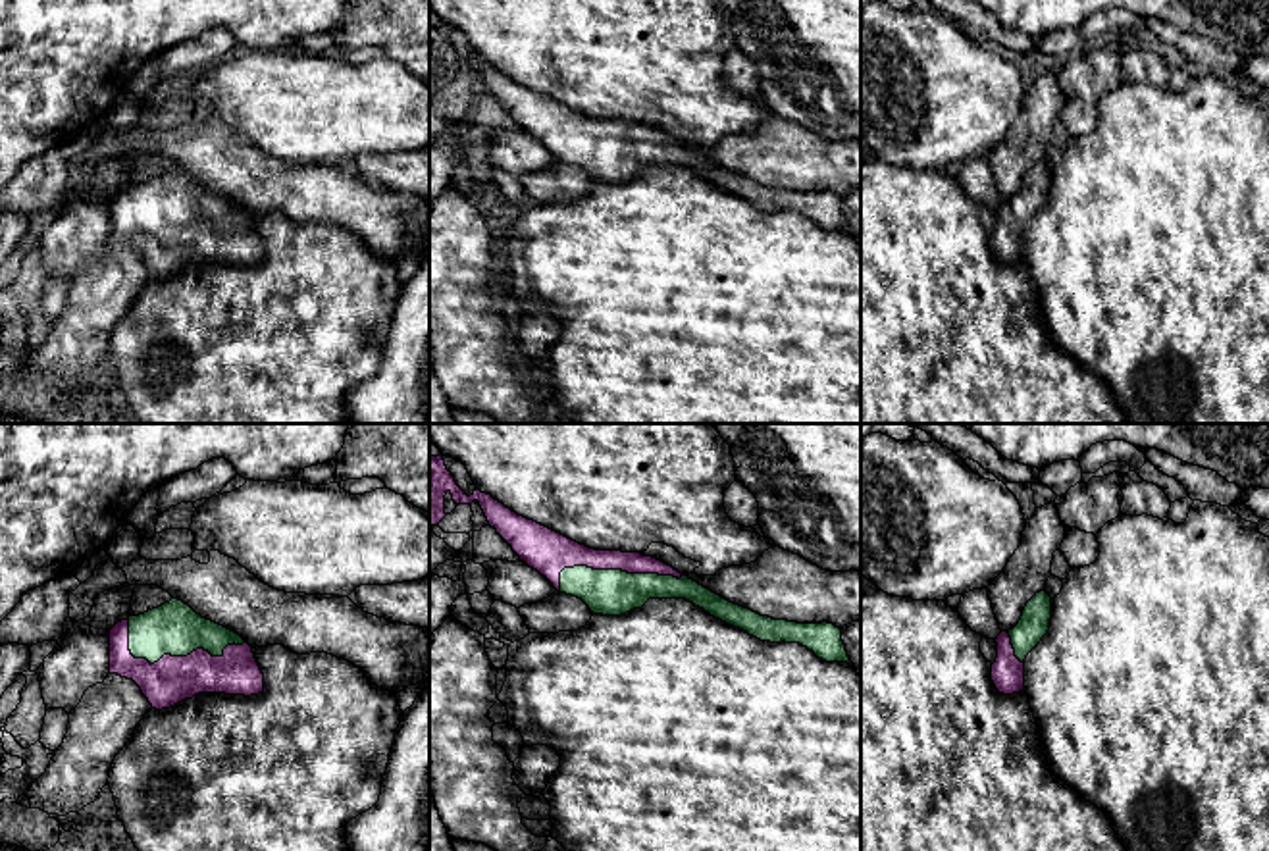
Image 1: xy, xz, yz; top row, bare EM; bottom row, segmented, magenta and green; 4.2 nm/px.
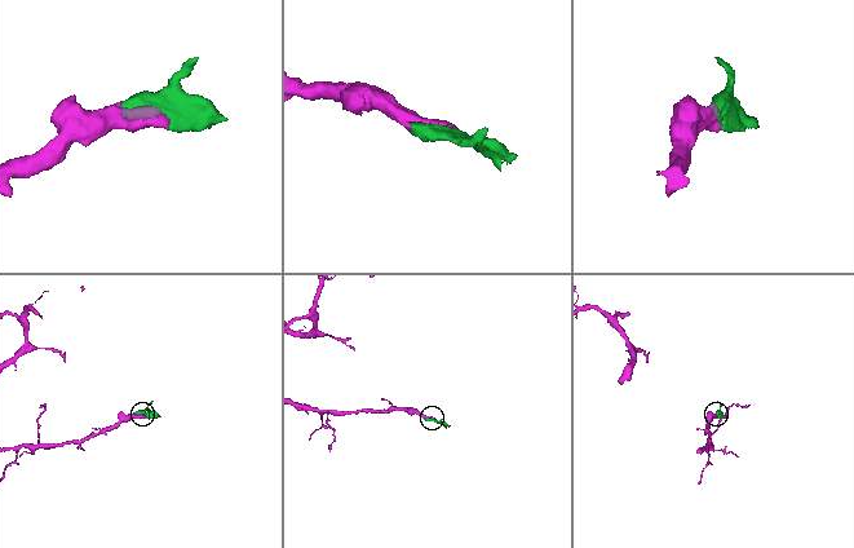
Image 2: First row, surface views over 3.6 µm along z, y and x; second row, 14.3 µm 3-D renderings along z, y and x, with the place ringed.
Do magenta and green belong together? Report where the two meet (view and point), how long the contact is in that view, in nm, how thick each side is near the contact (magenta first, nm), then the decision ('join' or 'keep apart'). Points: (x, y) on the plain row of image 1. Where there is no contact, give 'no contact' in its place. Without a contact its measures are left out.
contact xy (170, 224); length 500 nm; calibres 200 and 220 nm; join

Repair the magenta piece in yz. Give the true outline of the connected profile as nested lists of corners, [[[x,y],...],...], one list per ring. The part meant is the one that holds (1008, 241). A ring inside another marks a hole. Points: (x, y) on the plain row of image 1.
[[[1036,162],[1024,175],[1019,193],[996,208],[997,227],[992,233],[992,250],[1003,264],[1024,260],[1024,227],[1049,198],[1051,166]]]

